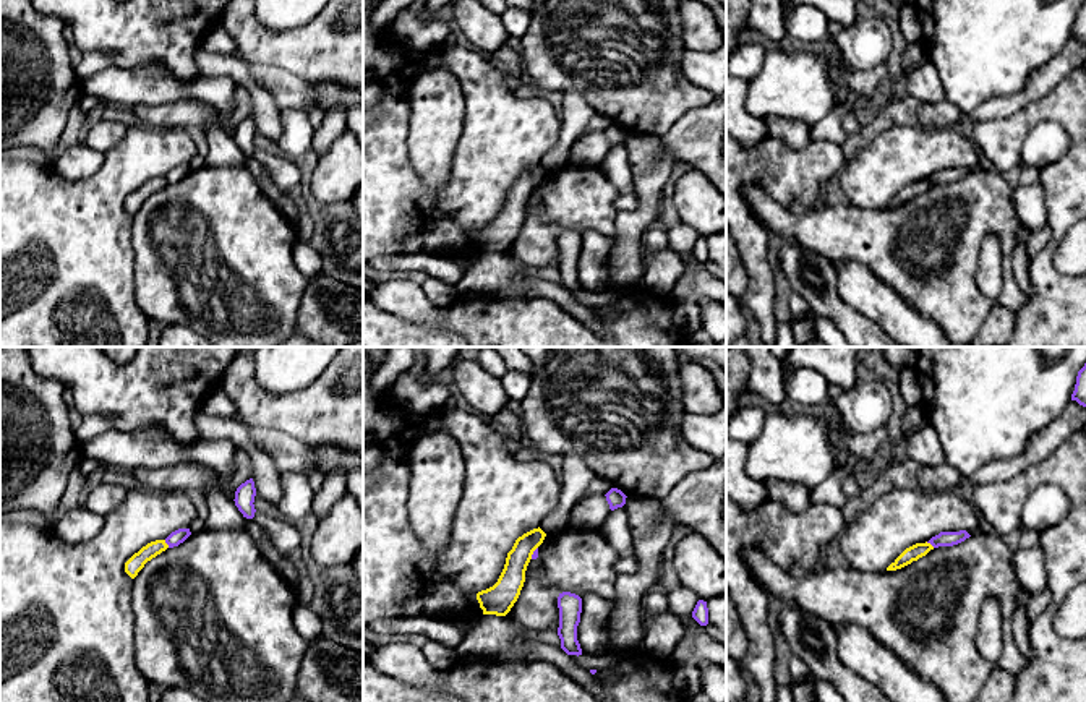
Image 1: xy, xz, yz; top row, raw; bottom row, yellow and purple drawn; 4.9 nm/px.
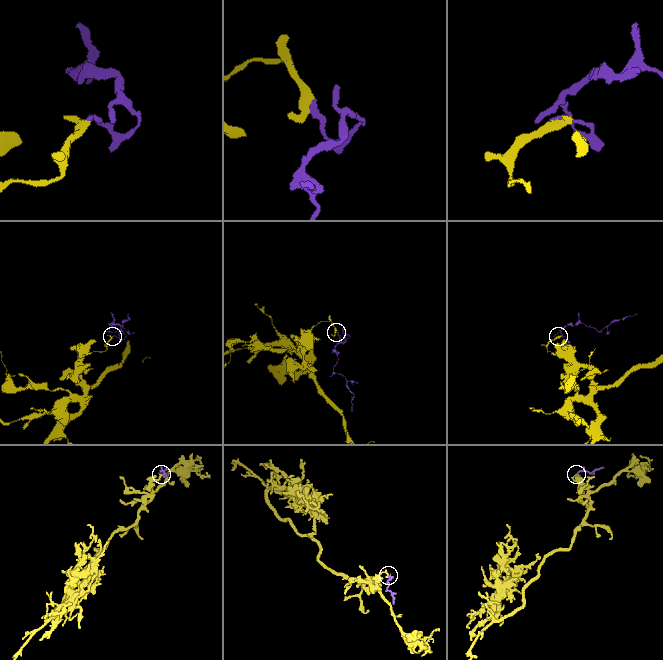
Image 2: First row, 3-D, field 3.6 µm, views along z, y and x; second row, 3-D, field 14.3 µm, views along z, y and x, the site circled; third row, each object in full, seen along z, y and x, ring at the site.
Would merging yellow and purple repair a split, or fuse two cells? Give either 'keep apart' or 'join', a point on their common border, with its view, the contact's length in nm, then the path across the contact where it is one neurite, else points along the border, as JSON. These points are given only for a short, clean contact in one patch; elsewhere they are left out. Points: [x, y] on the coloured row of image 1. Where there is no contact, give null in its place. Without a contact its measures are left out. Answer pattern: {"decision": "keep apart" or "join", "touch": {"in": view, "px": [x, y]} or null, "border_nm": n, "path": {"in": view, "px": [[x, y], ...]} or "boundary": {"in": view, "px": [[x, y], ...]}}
{"decision": "keep apart", "touch": {"in": "xy", "px": [166, 543]}, "border_nm": 50, "boundary": {"in": "xy", "px": [[164, 540], [169, 547]]}}

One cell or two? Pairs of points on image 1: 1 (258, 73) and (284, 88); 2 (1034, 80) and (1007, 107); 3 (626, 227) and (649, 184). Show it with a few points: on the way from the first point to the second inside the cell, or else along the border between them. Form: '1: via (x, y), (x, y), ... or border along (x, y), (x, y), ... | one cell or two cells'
1: via (265, 75), (277, 81) | one cell
2: via (1030, 88), (1015, 102) | one cell
3: via (637, 216), (649, 205), (649, 195) | one cell

